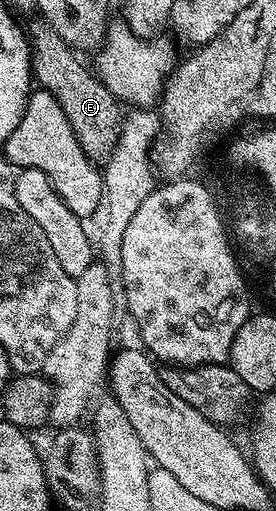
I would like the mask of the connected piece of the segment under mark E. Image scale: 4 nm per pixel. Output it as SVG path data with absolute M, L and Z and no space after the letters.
M34 18L27 24L27 35L31 41L31 76L37 80L42 89L50 92L63 106L63 114L67 114L67 122L71 122L71 130L75 130L75 138L79 138L79 146L94 160L108 161L117 145L121 133L123 119L122 105L115 94L107 90L107 86L97 77L92 67L85 68L80 55L55 34L55 30L40 18Z

